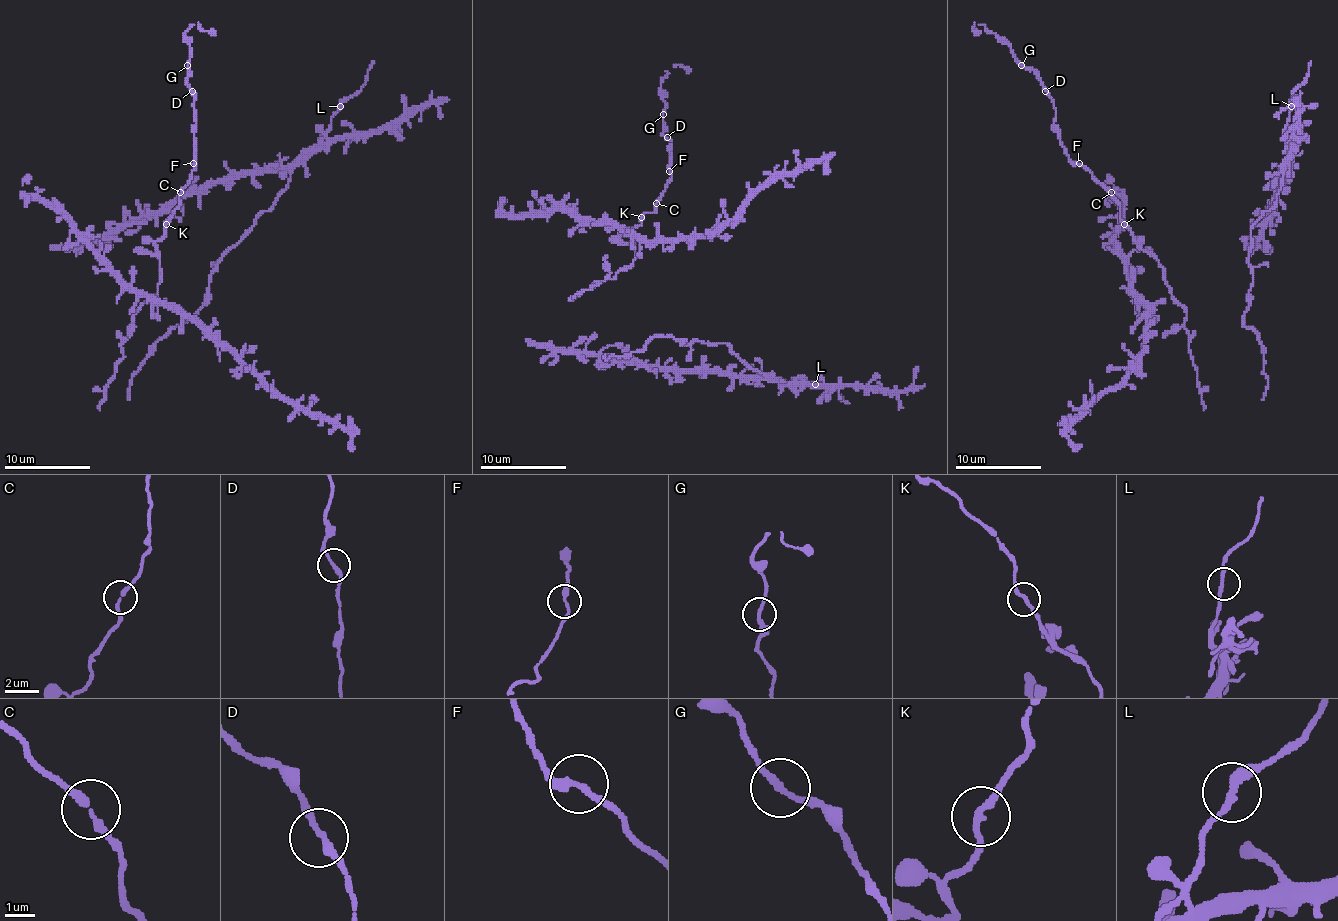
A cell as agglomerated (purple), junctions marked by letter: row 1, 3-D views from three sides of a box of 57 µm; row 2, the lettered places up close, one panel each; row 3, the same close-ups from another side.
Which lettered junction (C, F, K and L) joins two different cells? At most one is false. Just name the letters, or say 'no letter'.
no letter

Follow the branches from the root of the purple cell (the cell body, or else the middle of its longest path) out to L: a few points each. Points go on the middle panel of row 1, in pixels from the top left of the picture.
L: (605, 354), (607, 360), (629, 356), (654, 337), (686, 345), (725, 343), (751, 369), (815, 384)

